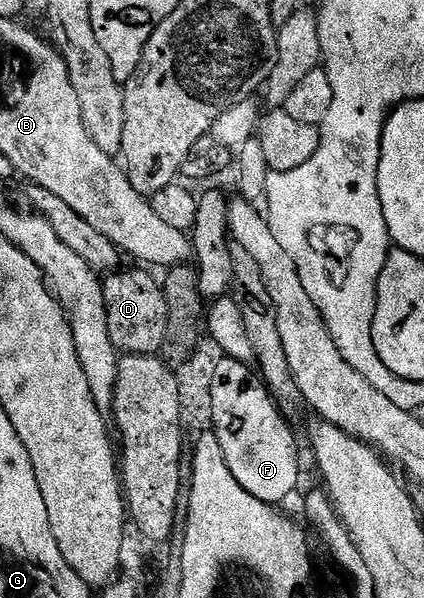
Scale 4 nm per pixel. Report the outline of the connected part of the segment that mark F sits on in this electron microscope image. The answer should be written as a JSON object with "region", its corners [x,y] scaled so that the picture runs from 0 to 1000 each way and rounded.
{"region":[[[531,599],[507,614],[500,716],[524,746],[533,779],[542,779],[542,793],[561,799],[571,819],[599,826],[599,833],[644,846],[667,844],[667,836],[696,824],[712,771],[698,758],[698,729],[689,724],[691,711],[663,696],[658,682],[642,669],[642,661],[623,645],[623,637],[587,610]]]}

